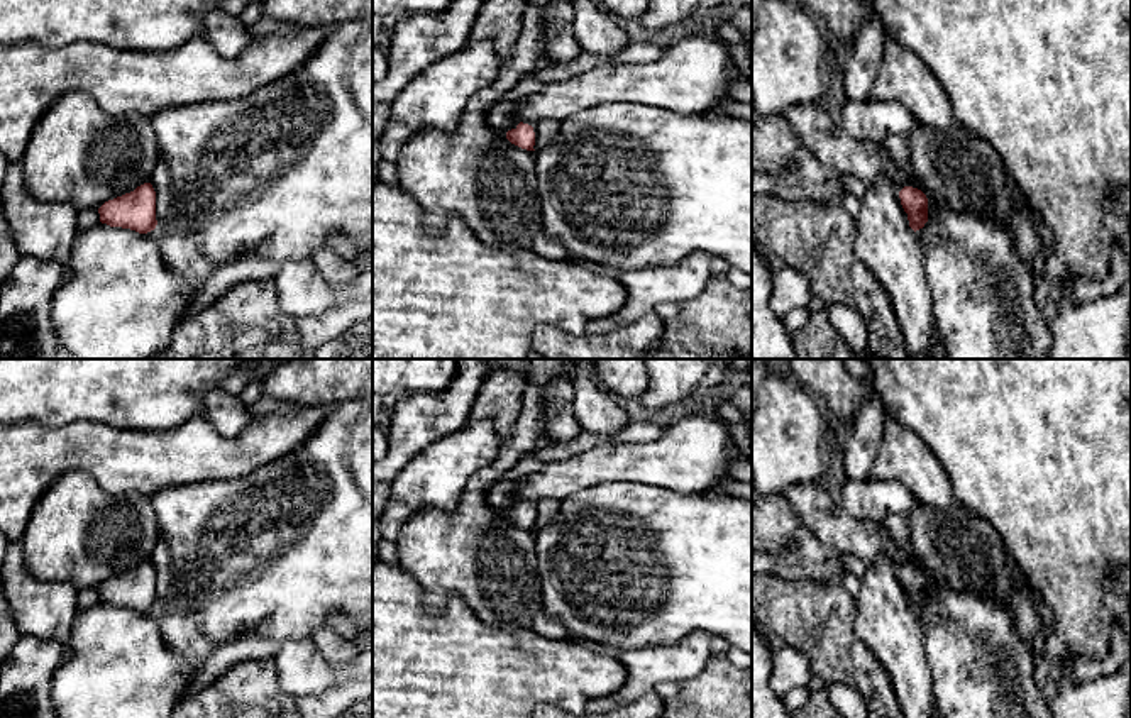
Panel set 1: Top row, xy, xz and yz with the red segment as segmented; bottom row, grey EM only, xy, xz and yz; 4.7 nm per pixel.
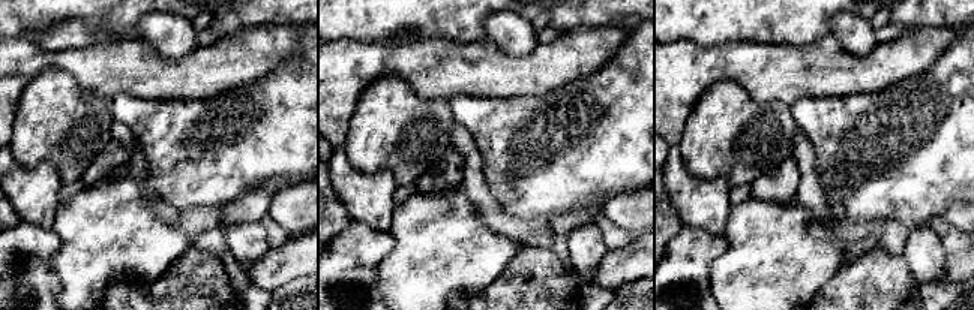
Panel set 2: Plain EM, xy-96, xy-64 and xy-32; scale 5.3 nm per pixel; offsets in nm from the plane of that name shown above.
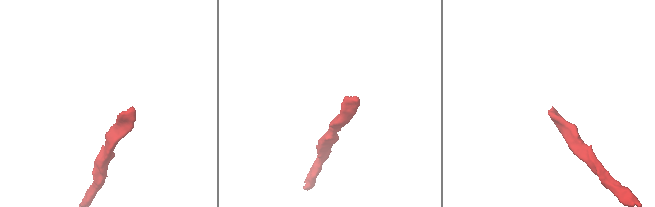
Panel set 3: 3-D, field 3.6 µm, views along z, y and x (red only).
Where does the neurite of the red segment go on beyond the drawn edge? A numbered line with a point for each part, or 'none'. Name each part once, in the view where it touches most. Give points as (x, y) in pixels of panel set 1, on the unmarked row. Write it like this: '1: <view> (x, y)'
1: xz (500, 497)

